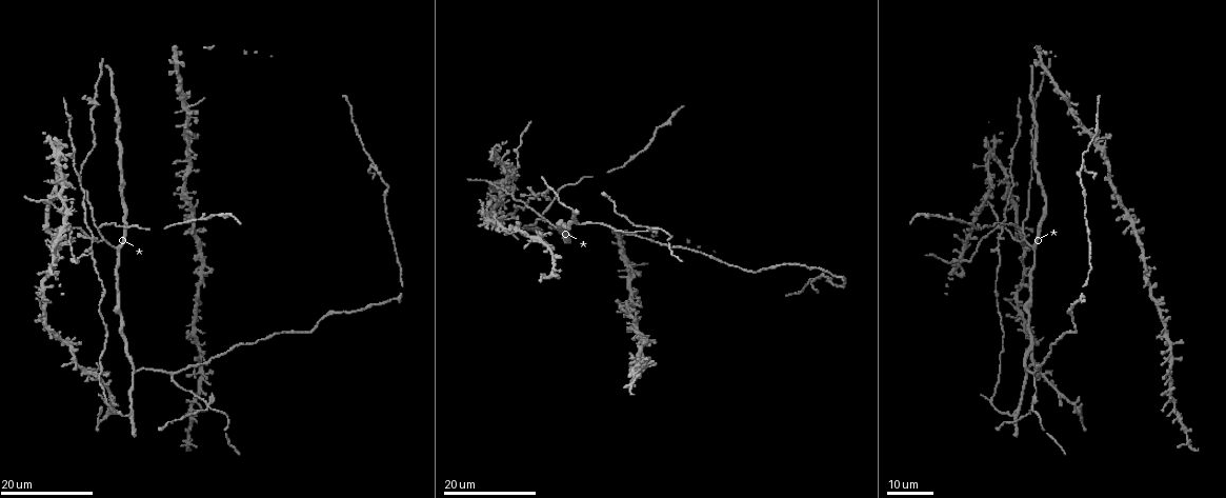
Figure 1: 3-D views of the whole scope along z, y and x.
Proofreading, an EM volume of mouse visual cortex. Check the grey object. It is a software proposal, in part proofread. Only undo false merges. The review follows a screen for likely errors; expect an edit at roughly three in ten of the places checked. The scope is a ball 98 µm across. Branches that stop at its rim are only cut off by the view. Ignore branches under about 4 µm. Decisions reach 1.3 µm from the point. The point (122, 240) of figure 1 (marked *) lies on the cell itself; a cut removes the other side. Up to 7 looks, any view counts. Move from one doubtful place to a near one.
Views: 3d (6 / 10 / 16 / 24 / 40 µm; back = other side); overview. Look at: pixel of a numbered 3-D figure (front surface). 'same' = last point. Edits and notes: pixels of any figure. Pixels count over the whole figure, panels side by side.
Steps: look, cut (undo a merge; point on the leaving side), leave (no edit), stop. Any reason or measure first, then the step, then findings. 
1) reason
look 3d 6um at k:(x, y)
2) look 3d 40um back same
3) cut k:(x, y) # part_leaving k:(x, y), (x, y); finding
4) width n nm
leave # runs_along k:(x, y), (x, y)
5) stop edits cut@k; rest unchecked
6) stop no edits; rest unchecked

thin arm on a thick one
look 3d 24um at 1:(92, 100)

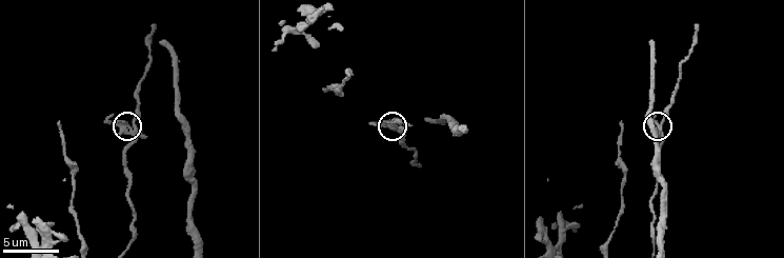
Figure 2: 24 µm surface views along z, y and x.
zoom in
look 3d 10um at 2:(656, 125)

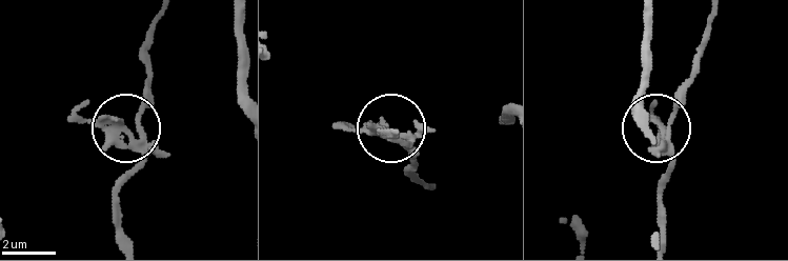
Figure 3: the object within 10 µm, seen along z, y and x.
width 240 nm
cut 3:(108, 123) # part_leaving 3:(139, 142), (86, 121), (84, 103); a second cell is stuck on

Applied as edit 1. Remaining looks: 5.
redraw
look overview

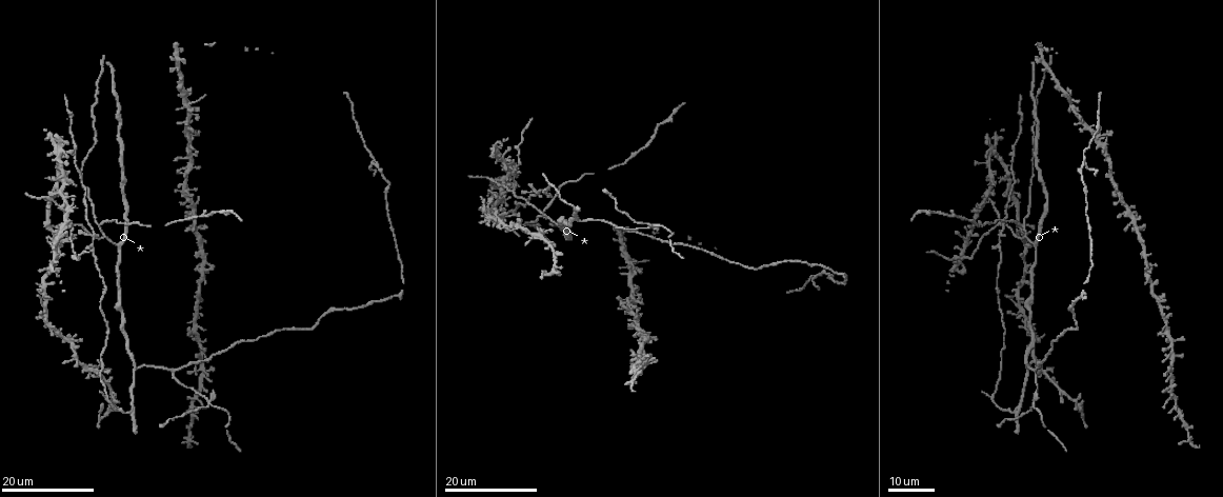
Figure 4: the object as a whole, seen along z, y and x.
four arms meet
look 3d 24um at 4:(621, 238)

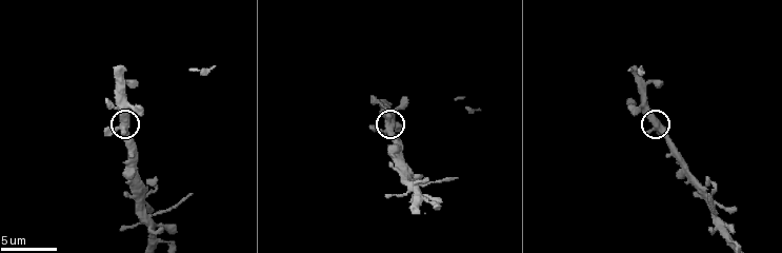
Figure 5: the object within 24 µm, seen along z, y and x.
look 3d 6um at 5:(124, 127)

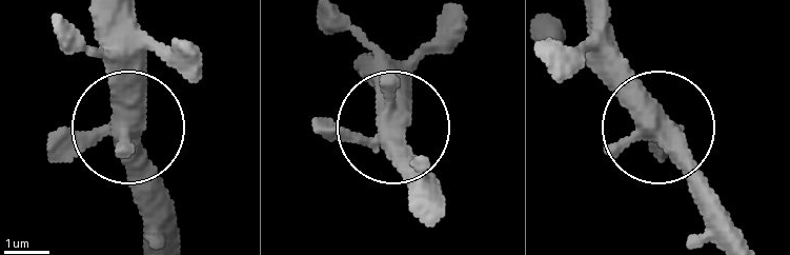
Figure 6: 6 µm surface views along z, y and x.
leave # one cell here

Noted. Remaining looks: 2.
branch point
look 3d 24um at 4:(48, 197)

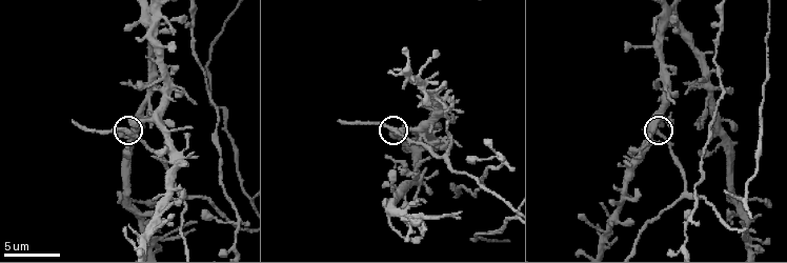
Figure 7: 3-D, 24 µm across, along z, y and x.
look 3d 6um at 7:(129, 128)

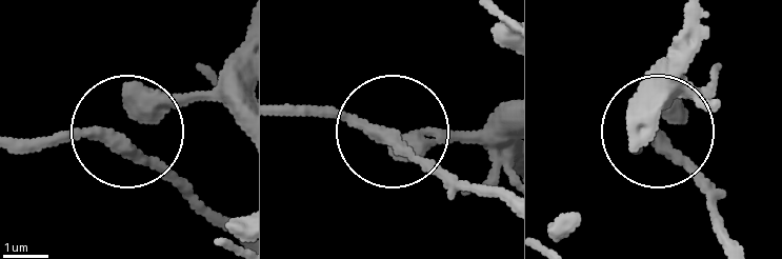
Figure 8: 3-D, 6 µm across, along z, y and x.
leave # runs_along 8:(499, 195), (454, 186), (340, 119), (287, 112); all the same cell

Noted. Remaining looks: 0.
stop edits cut@3; rest unchecked

